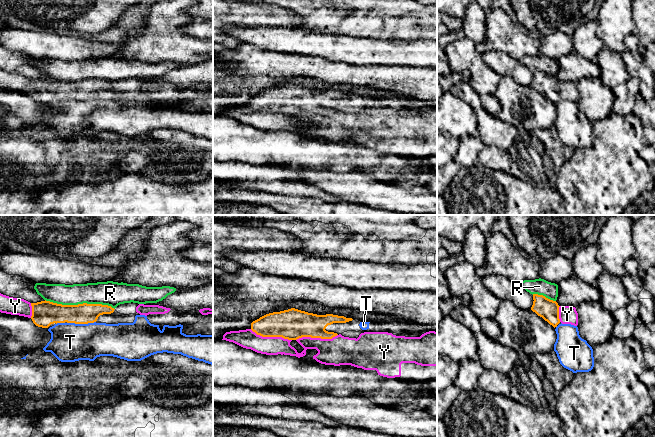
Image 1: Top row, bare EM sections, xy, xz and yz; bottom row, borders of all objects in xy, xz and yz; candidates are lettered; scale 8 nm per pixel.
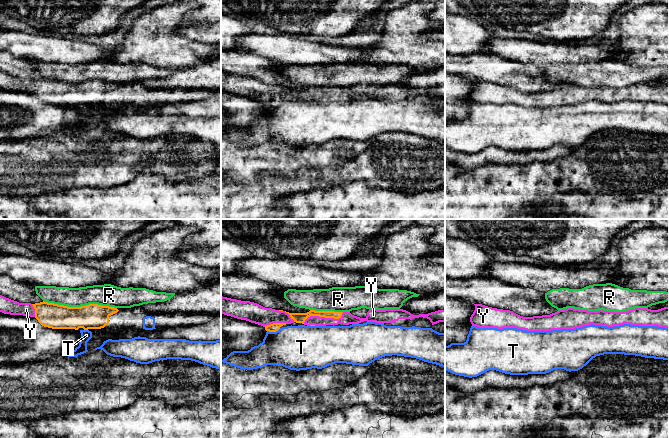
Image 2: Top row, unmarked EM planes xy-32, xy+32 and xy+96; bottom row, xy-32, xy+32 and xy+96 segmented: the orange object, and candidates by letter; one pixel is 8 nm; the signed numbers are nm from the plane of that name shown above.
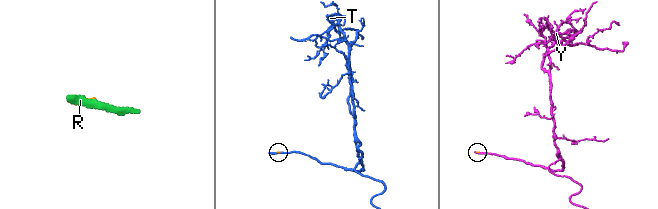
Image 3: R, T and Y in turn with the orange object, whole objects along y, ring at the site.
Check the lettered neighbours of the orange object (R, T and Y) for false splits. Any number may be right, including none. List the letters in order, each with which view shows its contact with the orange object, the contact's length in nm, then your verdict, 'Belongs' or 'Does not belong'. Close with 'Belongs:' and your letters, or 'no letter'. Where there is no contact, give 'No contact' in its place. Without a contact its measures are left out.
R: Touches orange in xy. Shared border 550 nm. Does not belong
T: Touches orange in xy. Shared border 240 nm. Does not belong
Y: Touches orange in xz. Shared border 340 nm. Belongs
Belongs: Y

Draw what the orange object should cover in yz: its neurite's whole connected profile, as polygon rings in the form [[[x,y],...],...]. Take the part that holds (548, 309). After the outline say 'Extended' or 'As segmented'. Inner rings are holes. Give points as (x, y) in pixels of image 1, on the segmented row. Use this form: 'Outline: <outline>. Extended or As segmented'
Outline: [[[533,294],[533,305],[531,310],[542,317],[554,328],[561,322],[562,324],[578,325],[578,313],[573,306],[559,306],[556,301],[550,300],[543,295]]]. Extended

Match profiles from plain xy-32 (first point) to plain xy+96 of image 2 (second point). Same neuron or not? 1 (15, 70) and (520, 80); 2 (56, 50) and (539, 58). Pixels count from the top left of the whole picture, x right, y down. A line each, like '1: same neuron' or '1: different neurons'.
1: same neuron
2: same neuron

